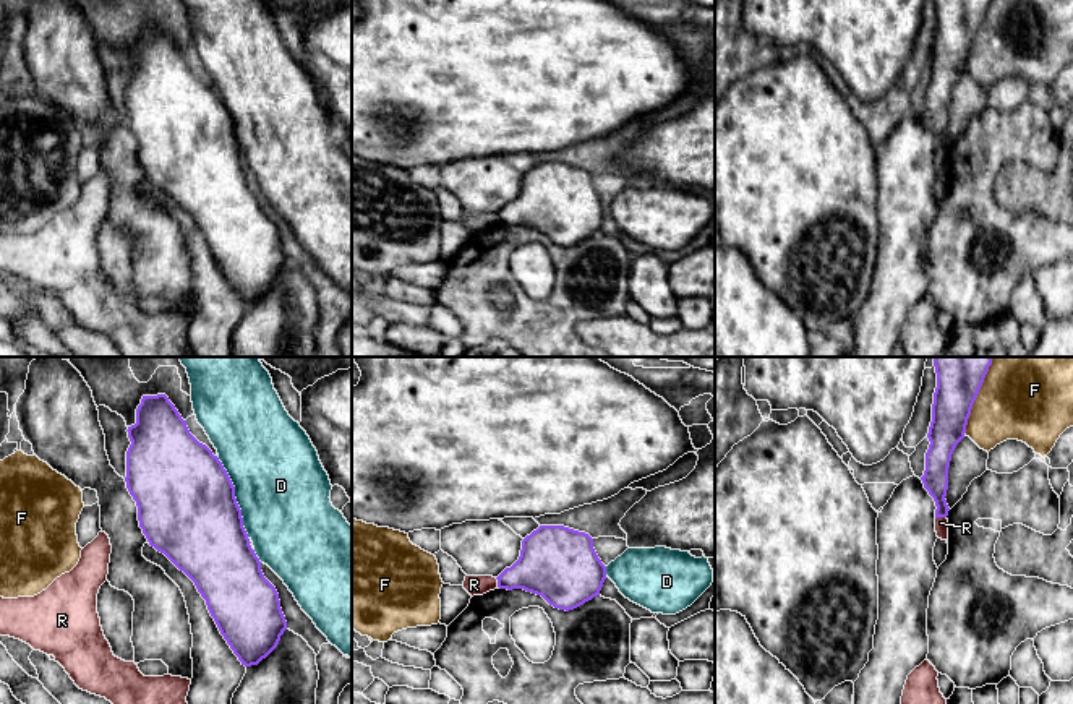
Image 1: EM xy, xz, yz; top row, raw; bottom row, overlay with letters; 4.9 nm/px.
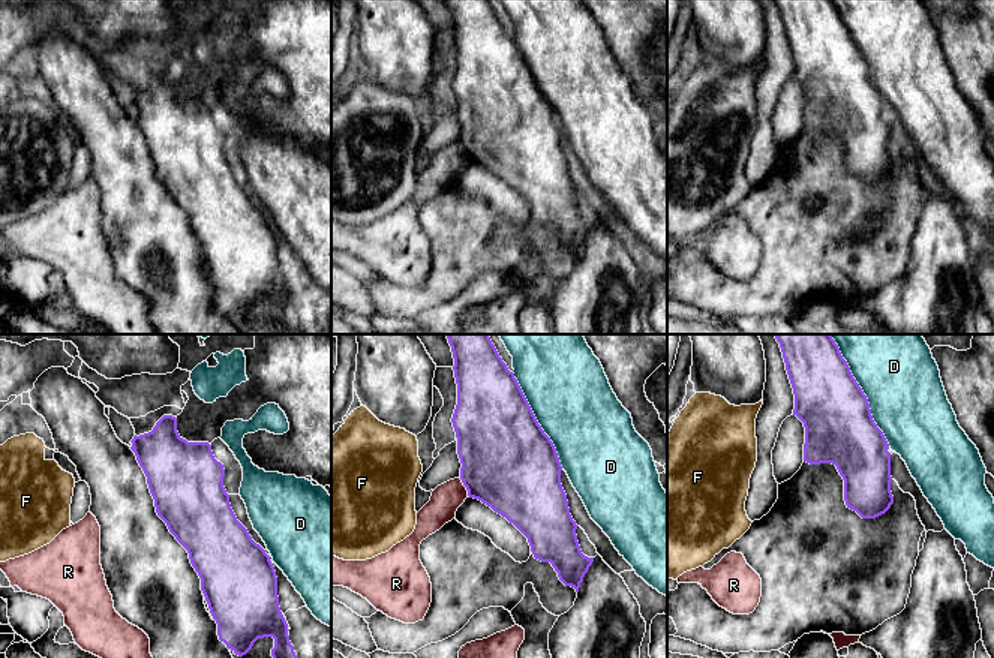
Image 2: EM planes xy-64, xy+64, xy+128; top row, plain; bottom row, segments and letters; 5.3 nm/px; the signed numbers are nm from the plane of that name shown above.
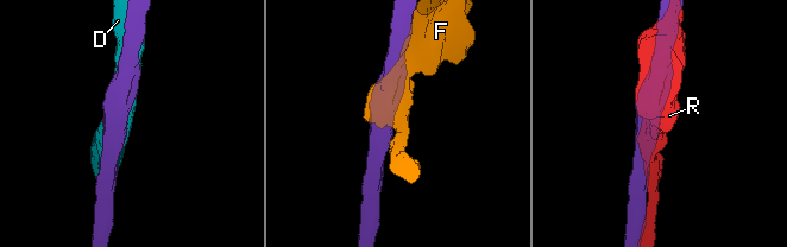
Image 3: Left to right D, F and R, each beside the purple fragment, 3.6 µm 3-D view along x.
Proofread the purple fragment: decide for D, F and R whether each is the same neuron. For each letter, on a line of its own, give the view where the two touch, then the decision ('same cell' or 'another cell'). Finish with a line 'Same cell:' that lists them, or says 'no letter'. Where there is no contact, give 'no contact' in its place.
D: xy | another cell
F: yz | another cell
R: yz | another cell
Same cell: no letter

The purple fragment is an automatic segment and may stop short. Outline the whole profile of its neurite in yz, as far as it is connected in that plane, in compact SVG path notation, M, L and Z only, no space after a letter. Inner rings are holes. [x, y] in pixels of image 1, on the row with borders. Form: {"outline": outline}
{"outline": "M934 357L937 388L927 438L924 488L935 501L935 519L948 516L948 467L956 444L964 438L973 404L994 357Z"}

